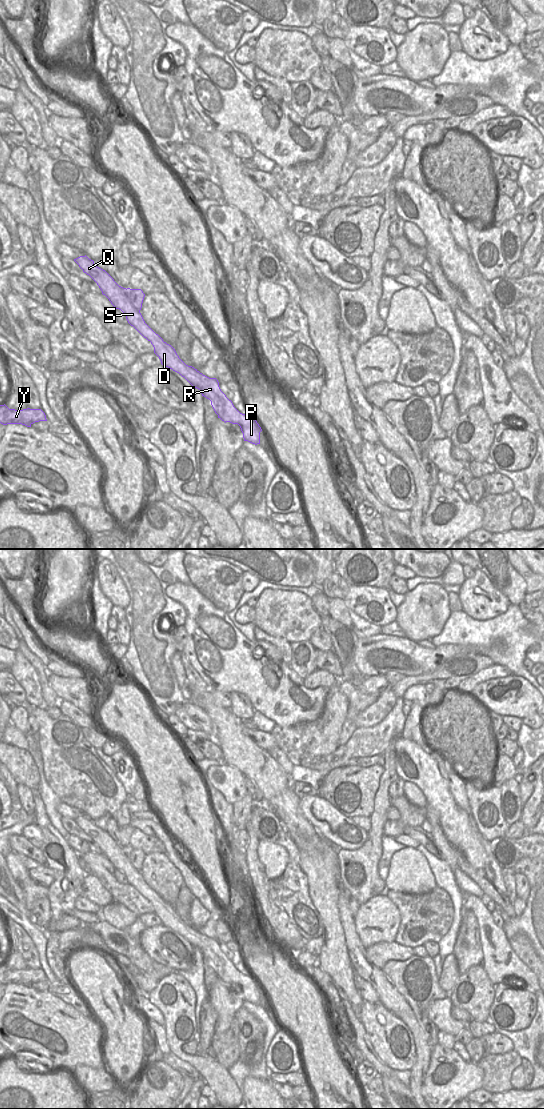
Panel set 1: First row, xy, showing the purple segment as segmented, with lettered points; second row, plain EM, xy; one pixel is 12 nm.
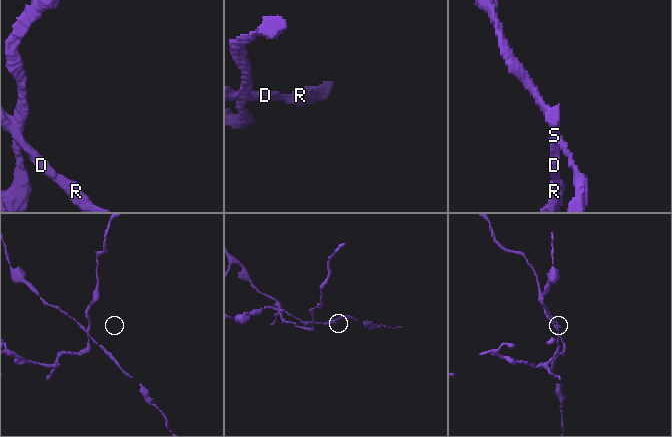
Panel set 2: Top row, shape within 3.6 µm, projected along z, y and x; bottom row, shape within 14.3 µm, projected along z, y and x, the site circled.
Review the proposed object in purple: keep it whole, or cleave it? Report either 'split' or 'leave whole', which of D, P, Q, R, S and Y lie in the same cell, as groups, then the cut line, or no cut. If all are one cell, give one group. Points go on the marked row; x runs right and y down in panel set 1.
split; groups D P Q R S / Y; cut xy (126, 289), (129, 300), (139, 310)

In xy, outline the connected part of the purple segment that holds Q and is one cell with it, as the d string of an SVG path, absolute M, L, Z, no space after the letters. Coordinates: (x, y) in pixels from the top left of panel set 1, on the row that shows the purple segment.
M86 255L74 261L84 273L89 275L99 286L115 309L121 310L128 323L133 326L144 338L151 342L154 353L159 357L161 364L172 369L184 377L194 388L200 390L202 396L211 401L211 405L222 421L238 424L243 433L244 441L260 444L261 427L255 418L249 414L240 413L221 391L216 378L209 378L192 366L186 365L177 355L175 349L163 341L144 321L140 310L130 301L128 290L119 286L114 279L103 269L97 267L94 261Z

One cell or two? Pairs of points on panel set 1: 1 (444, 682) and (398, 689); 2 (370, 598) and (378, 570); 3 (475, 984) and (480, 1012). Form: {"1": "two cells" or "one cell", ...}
{"1": "one cell", "2": "two cells", "3": "one cell"}

